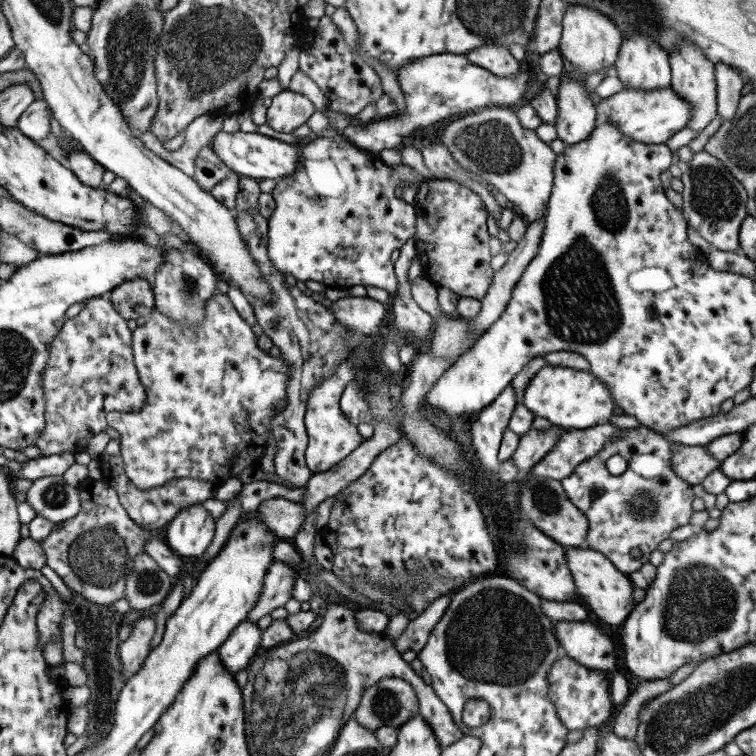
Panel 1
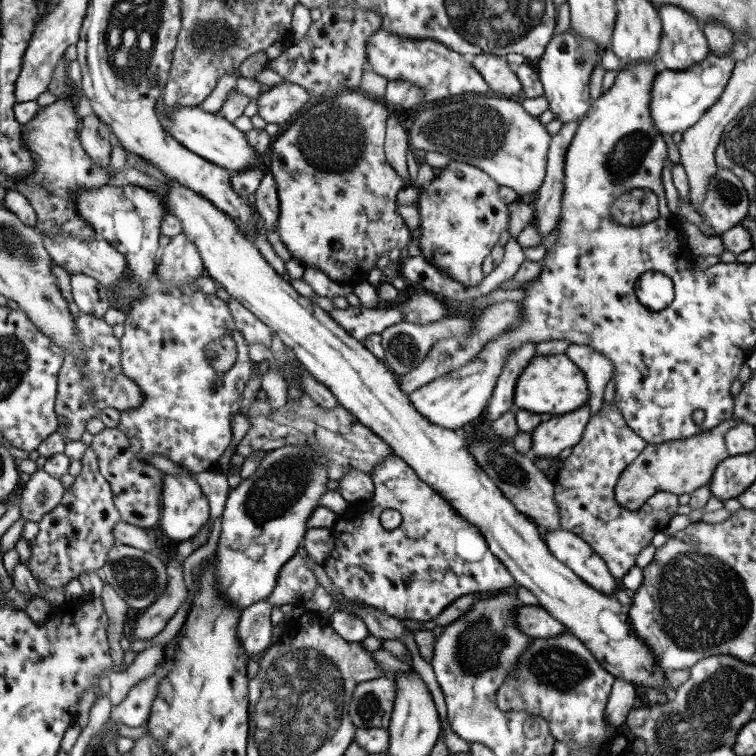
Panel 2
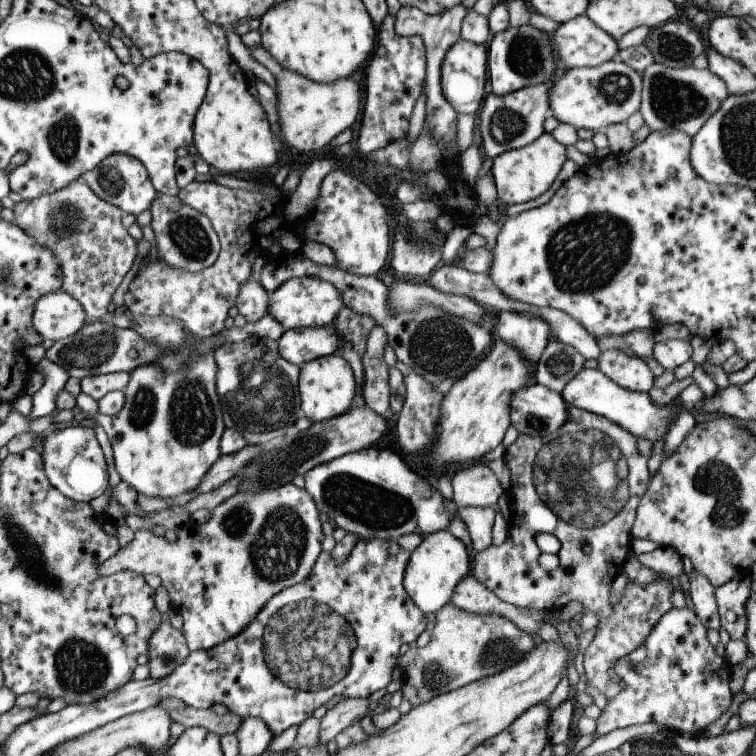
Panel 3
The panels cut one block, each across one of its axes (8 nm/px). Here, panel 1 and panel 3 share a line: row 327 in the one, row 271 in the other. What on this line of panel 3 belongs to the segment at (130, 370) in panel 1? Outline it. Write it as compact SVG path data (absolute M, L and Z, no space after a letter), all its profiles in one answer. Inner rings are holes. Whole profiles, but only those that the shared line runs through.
M82 179L52 194L15 204L14 224L38 244L50 248L60 262L62 290L73 296L87 313L87 320L108 314L108 305L136 259L137 242L122 225L124 212L102 200Z

